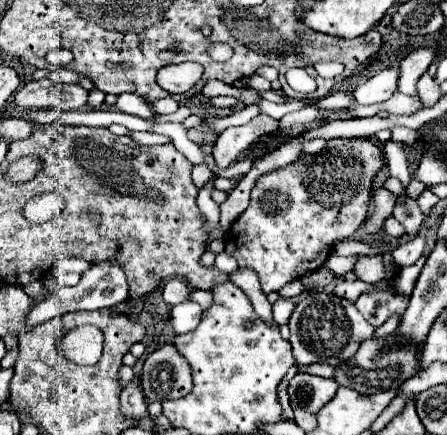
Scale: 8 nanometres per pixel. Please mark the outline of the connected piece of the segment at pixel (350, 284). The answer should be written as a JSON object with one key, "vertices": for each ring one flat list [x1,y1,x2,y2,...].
{"vertices":[[338,281,336,283,336,287,334,287,334,293,336,295,342,295,344,299,348,299,348,301,356,301,360,295,364,295,364,293,368,293,368,291,372,291,376,285,370,285,370,283,364,283,364,281]]}

